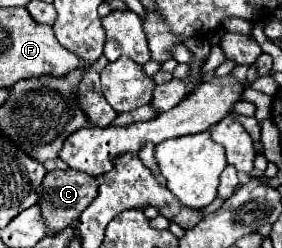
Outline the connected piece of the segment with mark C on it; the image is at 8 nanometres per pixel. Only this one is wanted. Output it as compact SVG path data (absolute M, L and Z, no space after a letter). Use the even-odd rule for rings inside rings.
M77 170L47 172L47 186L39 188L39 204L51 230L63 230L79 220L81 212L97 198L97 178Z

